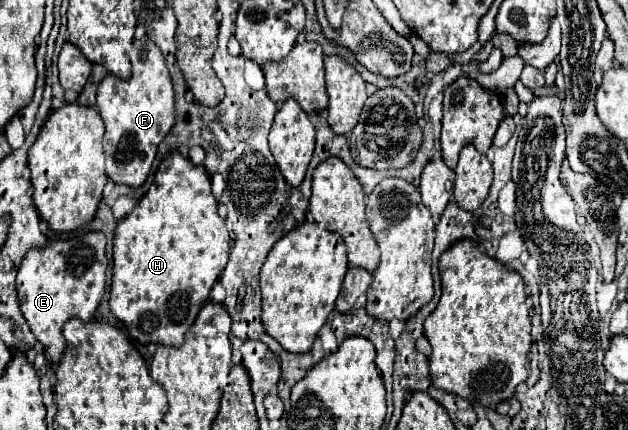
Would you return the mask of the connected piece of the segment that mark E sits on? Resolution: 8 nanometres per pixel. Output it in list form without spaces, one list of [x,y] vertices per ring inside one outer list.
[[[89,231],[89,239],[53,239],[43,247],[33,247],[21,261],[17,271],[17,293],[21,311],[29,323],[37,341],[43,343],[47,357],[59,363],[65,351],[63,325],[71,317],[91,321],[105,291],[105,235],[101,231]]]

